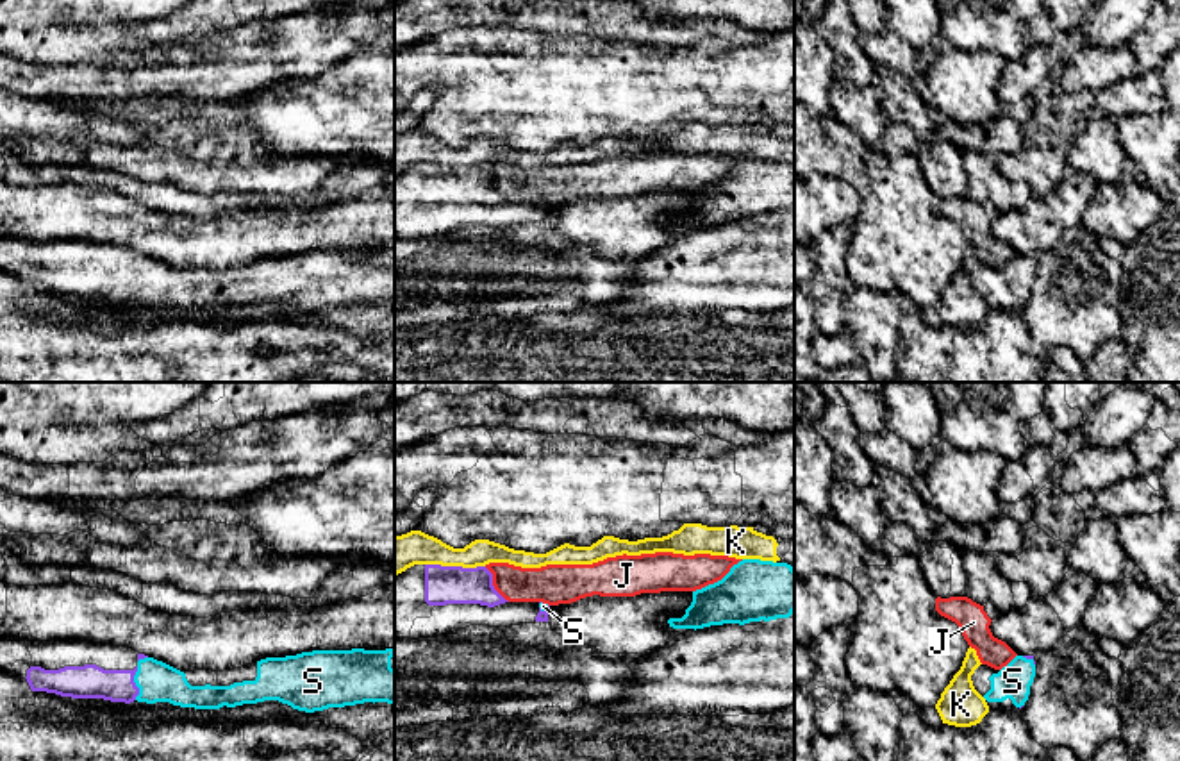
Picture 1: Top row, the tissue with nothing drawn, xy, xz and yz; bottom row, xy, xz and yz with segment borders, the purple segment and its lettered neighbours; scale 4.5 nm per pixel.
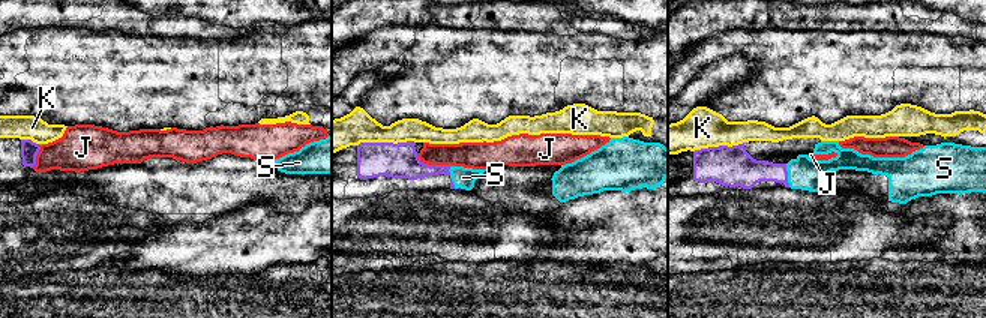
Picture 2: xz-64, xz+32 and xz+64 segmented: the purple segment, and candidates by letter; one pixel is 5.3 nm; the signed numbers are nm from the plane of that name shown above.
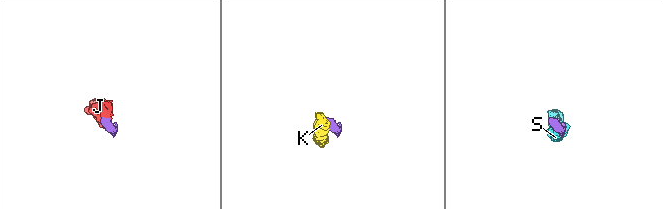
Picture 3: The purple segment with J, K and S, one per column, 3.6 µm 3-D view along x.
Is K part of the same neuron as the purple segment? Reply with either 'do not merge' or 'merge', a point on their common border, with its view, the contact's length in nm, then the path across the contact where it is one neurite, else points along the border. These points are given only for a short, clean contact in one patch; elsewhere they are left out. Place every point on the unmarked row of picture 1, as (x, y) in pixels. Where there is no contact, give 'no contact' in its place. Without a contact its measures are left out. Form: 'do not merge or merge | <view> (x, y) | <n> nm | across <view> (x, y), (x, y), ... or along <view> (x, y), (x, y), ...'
do not merge | xz (456, 167) | 280 nm | along xz (425, 163), (484, 167)

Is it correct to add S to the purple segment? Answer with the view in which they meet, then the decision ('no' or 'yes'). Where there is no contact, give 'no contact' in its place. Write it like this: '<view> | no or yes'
xy | yes

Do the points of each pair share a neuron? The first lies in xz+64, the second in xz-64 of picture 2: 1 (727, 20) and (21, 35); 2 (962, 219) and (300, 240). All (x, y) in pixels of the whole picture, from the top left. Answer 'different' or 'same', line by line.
1: different
2: same

